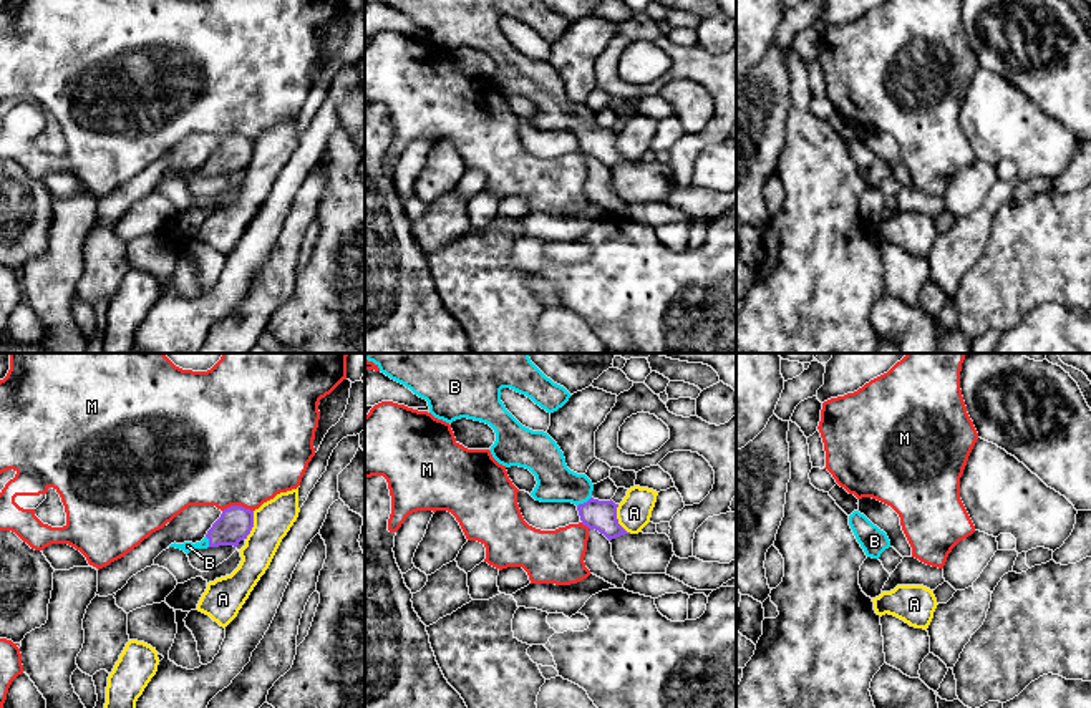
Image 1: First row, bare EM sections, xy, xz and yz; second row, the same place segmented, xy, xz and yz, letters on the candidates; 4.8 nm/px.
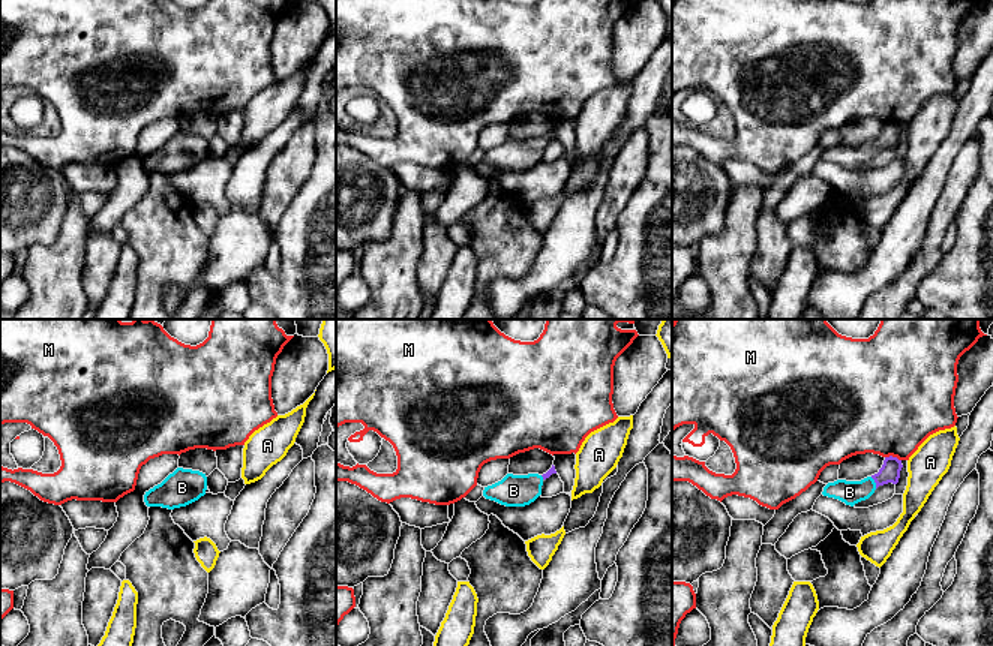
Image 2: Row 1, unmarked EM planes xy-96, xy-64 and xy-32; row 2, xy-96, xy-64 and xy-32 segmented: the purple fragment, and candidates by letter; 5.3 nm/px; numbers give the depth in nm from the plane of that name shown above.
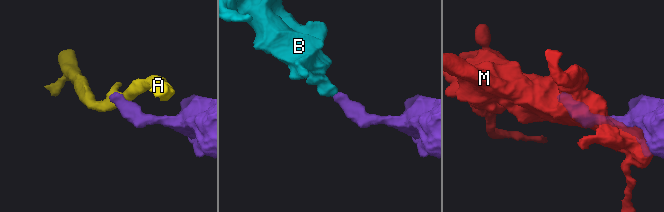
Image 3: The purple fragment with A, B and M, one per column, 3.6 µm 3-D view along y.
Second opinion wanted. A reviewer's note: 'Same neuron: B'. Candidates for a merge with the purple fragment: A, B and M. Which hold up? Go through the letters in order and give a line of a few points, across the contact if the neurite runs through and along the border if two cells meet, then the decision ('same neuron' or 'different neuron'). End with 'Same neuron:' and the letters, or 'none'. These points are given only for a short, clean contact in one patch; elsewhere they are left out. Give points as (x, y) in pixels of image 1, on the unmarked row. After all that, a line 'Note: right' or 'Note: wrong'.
A: line xz (617, 133), (617, 150), (630, 161); different neuron
B: line xz (596, 143), (584, 131), (567, 115), (556, 111); same neuron
M: different neuron
Same neuron: B
Note: right

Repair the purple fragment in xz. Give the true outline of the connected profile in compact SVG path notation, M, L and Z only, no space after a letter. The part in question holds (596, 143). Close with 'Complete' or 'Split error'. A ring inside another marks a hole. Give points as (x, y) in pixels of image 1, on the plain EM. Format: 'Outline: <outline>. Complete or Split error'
Outline: M381 0L391 8L405 13L415 23L428 30L429 41L446 51L461 46L489 53L496 61L491 75L492 86L506 95L529 98L536 104L536 116L531 124L541 131L572 131L577 134L580 149L589 158L595 158L609 169L630 162L617 148L617 136L612 128L599 129L592 126L594 113L585 103L570 99L565 93L564 81L557 71L544 60L532 60L522 55L501 30L501 18L511 17L531 27L547 41L562 36L572 25L564 15L554 12L542 0Z. Split error

